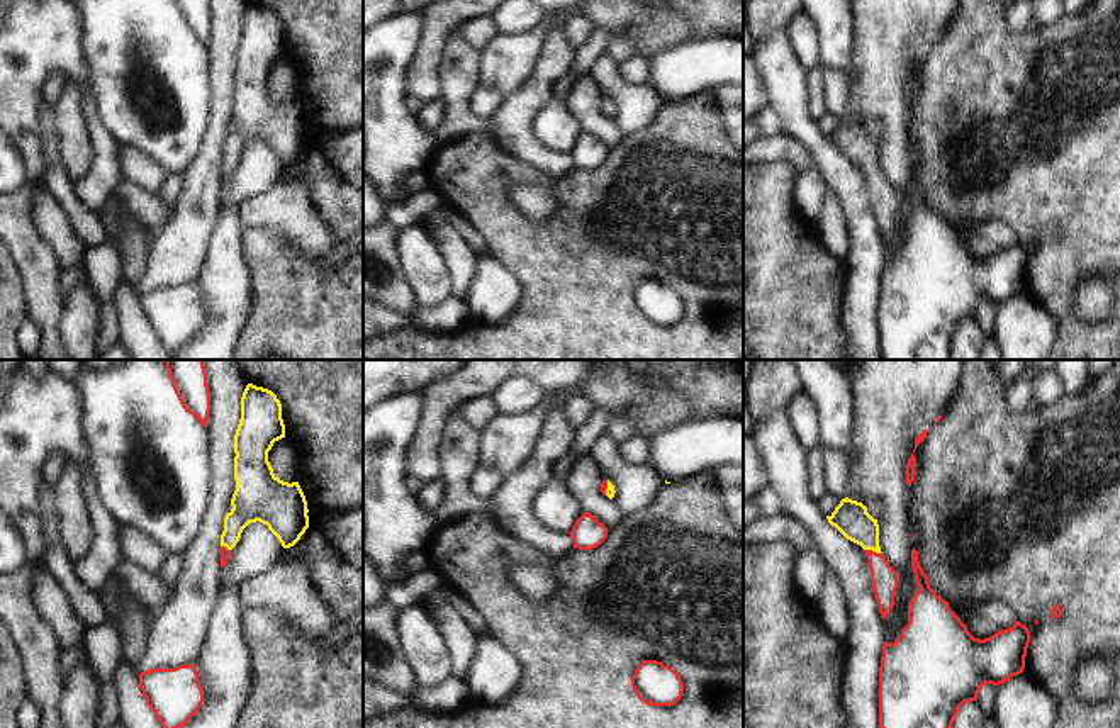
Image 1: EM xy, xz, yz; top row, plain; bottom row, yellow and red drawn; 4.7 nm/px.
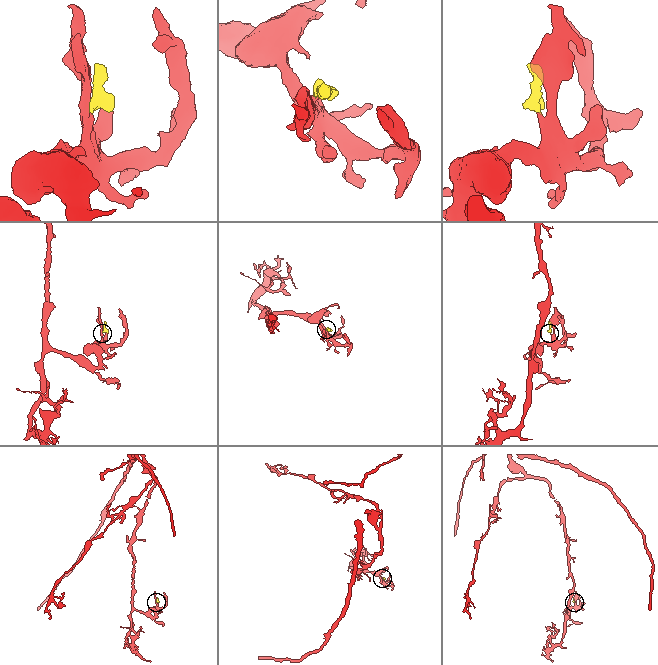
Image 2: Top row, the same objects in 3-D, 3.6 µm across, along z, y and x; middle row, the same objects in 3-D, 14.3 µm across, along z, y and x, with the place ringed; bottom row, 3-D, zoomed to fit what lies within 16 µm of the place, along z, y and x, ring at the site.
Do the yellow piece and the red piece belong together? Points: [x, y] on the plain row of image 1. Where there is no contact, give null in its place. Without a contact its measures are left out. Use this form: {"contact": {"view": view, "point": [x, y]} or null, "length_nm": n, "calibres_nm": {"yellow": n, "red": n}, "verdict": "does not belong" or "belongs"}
{"contact": {"view": "yz", "point": [874, 170]}, "length_nm": 80, "calibres_nm": {"yellow": 170, "red": 130}, "verdict": "belongs"}

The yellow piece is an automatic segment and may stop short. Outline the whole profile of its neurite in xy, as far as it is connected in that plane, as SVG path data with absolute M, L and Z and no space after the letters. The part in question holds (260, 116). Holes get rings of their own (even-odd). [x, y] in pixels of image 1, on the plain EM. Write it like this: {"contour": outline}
{"contour": "M248 3L234 54L236 110L221 154L221 187L226 187L249 143L266 144L283 168L294 166L309 148L307 120L299 102L280 100L268 81L268 71L282 58L280 20L272 10Z"}

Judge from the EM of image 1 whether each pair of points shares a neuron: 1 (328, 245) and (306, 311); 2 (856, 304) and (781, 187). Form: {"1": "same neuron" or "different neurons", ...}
{"1": "different neurons", "2": "different neurons"}

